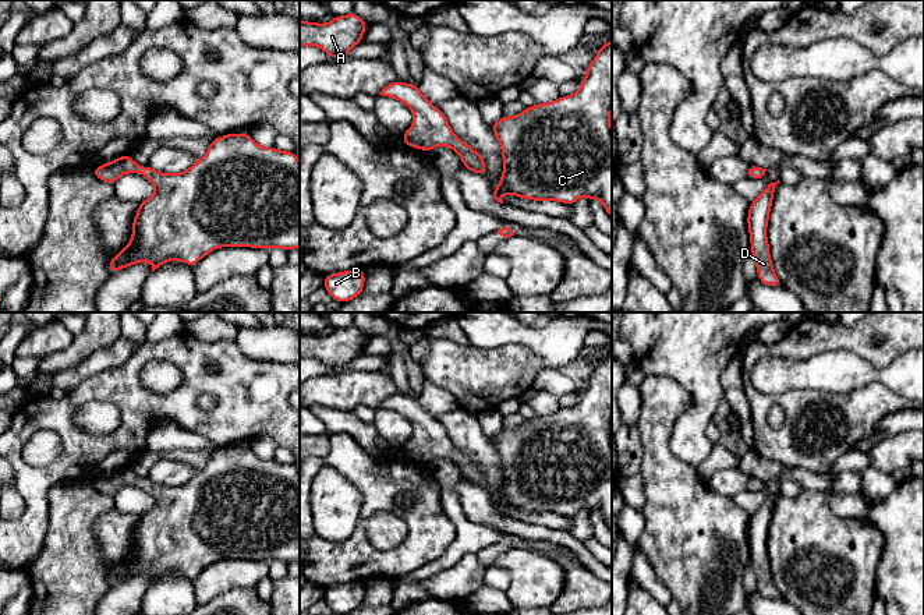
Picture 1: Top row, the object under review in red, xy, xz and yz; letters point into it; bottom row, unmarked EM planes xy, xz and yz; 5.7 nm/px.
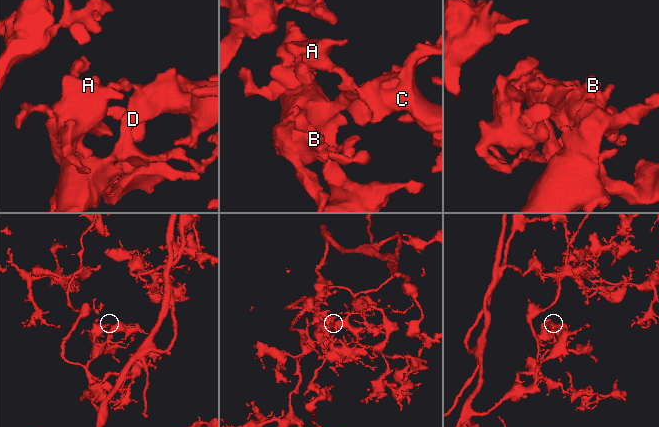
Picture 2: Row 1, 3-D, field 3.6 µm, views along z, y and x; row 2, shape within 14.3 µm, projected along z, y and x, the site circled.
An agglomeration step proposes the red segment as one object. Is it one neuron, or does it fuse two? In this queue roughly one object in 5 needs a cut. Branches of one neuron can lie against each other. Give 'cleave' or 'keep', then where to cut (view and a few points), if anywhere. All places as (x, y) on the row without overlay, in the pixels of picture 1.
keep; no cut

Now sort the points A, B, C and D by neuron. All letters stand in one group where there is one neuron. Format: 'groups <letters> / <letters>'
groups A B C D

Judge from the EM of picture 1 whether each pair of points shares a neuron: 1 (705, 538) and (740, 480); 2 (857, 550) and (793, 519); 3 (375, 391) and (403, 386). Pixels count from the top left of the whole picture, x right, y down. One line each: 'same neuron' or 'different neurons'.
1: different neurons
2: same neuron
3: different neurons

